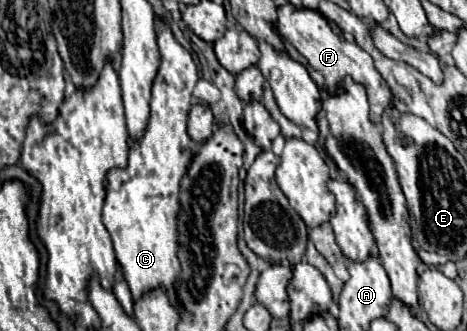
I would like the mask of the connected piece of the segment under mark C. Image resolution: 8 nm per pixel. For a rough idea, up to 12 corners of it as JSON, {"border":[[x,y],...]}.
{"border":[[156,18],[160,68],[102,220],[138,300],[180,262],[180,180],[198,68]]}

